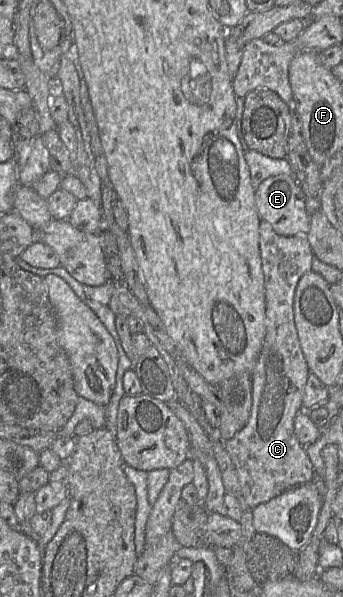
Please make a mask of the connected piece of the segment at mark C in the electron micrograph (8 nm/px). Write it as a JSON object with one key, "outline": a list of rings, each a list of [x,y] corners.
{"outline":[[[260,220],[259,224],[259,250],[261,256],[262,263],[262,271],[264,276],[264,288],[265,288],[265,337],[263,341],[263,345],[259,356],[257,358],[254,369],[251,372],[251,382],[252,382],[252,408],[249,419],[246,425],[235,434],[233,438],[224,442],[224,447],[228,452],[230,459],[235,467],[238,481],[243,493],[243,496],[247,502],[247,504],[253,509],[260,504],[266,503],[271,499],[281,495],[284,491],[294,488],[296,486],[312,482],[315,478],[315,472],[313,469],[313,465],[309,456],[307,455],[304,447],[298,441],[295,433],[294,433],[294,420],[296,415],[301,411],[306,411],[302,408],[302,398],[304,393],[305,384],[307,382],[310,371],[308,369],[307,363],[305,361],[303,352],[301,350],[301,346],[299,343],[297,330],[294,322],[294,295],[296,291],[296,287],[300,278],[311,270],[312,260],[313,260],[313,252],[309,245],[309,242],[306,238],[306,235],[294,235],[294,236],[280,236],[275,233],[271,227],[271,225],[263,220]]]}

